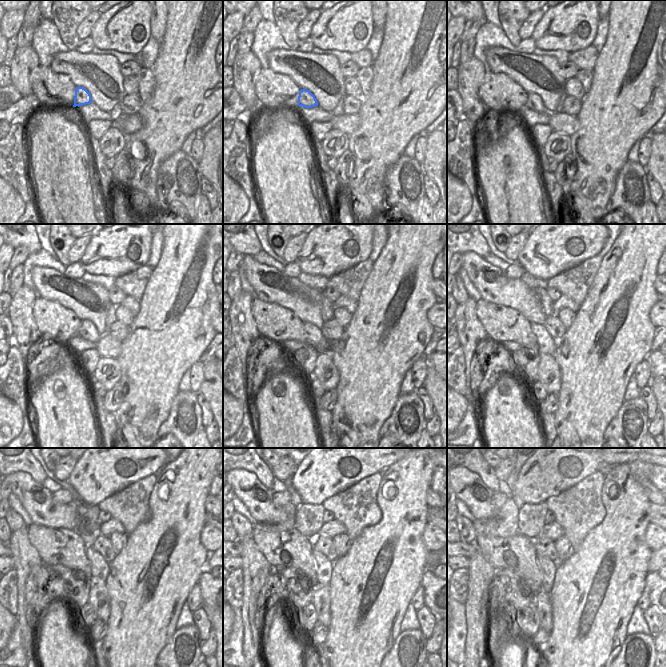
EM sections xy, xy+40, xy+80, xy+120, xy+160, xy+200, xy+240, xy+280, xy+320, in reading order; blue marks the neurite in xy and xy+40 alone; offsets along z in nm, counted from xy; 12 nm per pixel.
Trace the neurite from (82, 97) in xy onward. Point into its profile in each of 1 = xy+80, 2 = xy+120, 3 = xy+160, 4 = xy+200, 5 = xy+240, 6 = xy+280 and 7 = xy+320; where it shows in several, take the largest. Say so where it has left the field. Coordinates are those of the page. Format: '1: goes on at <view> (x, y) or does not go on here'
1: goes on at xy+80 (534, 102)
2: goes on at xy+120 (87, 330)
3: goes on at xy+160 (316, 339)
4: goes on at xy+200 (546, 344)
5: goes on at xy+240 (99, 566)
6: goes on at xy+280 (324, 567)
7: goes on at xy+320 (547, 567)

